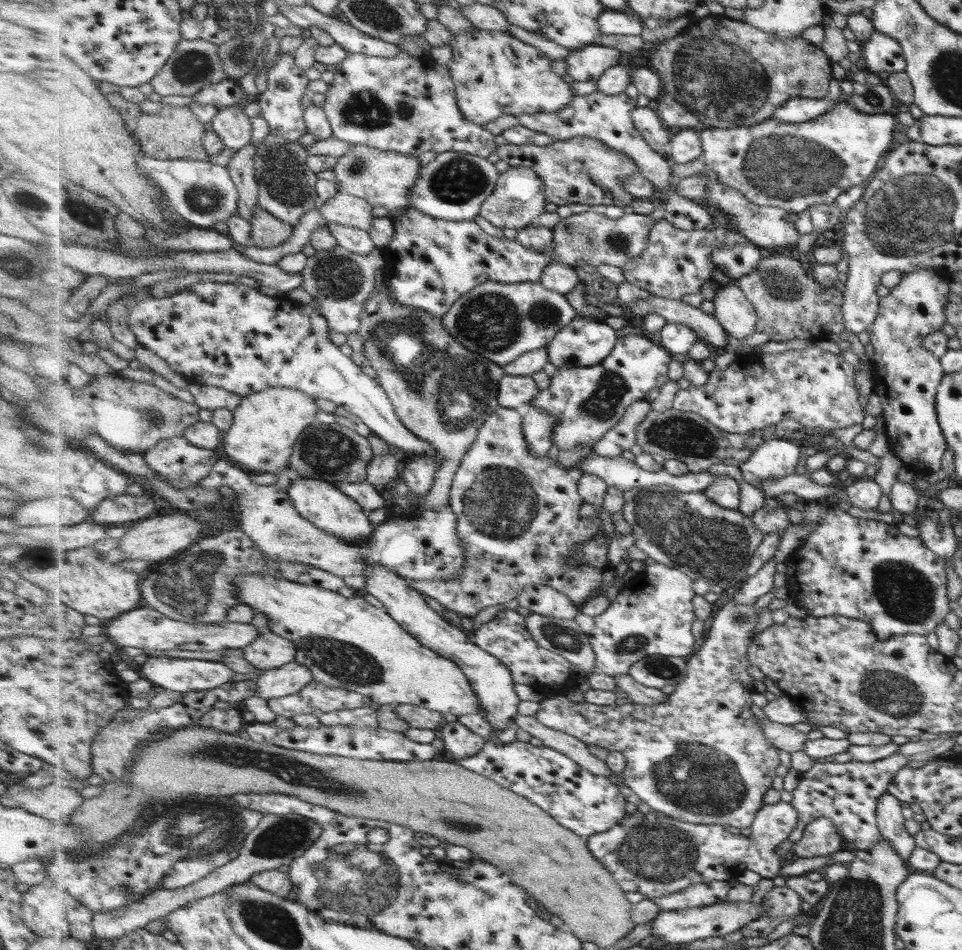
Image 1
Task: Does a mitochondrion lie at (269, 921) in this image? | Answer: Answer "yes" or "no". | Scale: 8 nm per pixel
yes

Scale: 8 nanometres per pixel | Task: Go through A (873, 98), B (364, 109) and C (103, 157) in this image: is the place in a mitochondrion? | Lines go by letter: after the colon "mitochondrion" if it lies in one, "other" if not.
A: mitochondrion
B: mitochondrion
C: other

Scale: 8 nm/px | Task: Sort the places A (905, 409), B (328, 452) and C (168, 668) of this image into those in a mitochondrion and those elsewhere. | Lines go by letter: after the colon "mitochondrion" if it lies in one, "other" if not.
A: other
B: mitochondrion
C: other

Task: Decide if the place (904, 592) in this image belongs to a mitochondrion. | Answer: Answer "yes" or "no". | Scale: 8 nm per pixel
yes

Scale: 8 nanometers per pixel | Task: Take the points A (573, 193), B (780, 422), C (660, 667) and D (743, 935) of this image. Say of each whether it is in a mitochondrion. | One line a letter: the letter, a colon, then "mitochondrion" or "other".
A: other
B: other
C: mitochondrion
D: other

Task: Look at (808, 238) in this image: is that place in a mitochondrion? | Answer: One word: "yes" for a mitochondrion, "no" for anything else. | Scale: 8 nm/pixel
no

